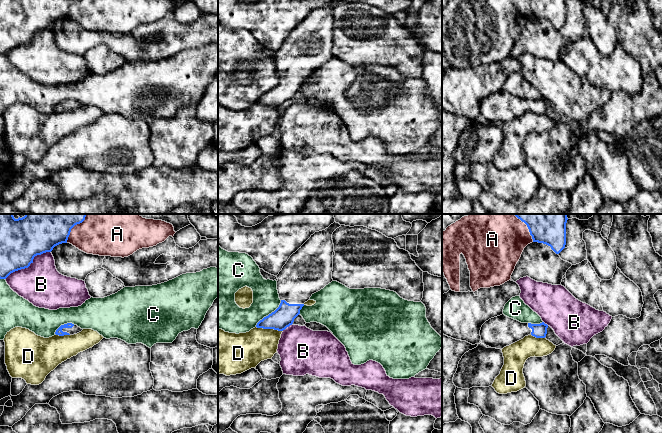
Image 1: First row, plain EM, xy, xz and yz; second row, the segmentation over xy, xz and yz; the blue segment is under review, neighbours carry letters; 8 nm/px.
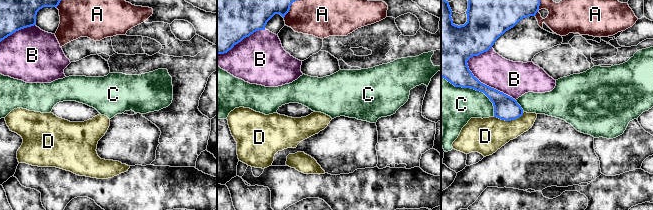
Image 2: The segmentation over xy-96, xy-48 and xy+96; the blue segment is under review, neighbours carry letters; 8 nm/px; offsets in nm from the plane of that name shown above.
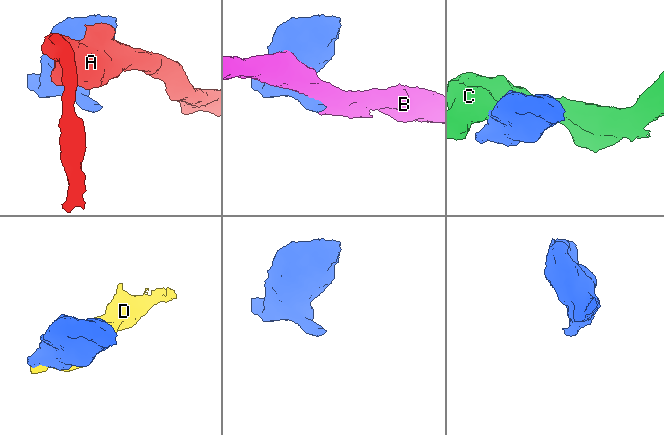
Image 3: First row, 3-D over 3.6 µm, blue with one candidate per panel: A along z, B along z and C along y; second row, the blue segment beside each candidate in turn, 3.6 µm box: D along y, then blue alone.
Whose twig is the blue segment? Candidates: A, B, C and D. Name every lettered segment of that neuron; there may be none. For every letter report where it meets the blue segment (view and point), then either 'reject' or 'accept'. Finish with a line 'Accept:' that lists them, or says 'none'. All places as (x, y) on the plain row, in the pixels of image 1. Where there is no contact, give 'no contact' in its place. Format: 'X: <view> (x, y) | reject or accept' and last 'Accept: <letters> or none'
A: xy (69, 9) | reject
B: xy (29, 41) | reject
C: xz (269, 90) | reject
D: xz (269, 104) | reject
Accept: none

